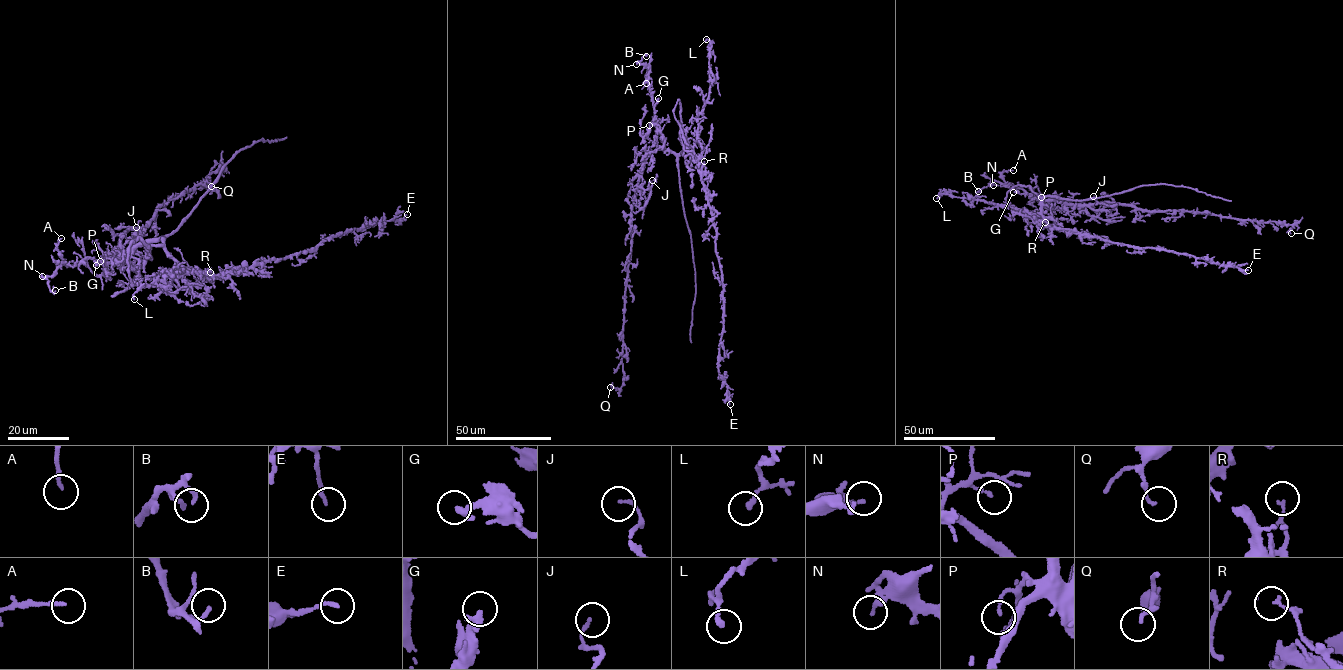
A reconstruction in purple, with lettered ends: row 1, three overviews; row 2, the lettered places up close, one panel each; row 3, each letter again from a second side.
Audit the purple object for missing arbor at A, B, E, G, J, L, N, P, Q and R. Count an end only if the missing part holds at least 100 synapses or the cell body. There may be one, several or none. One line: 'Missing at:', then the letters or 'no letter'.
Missing at: no letter

